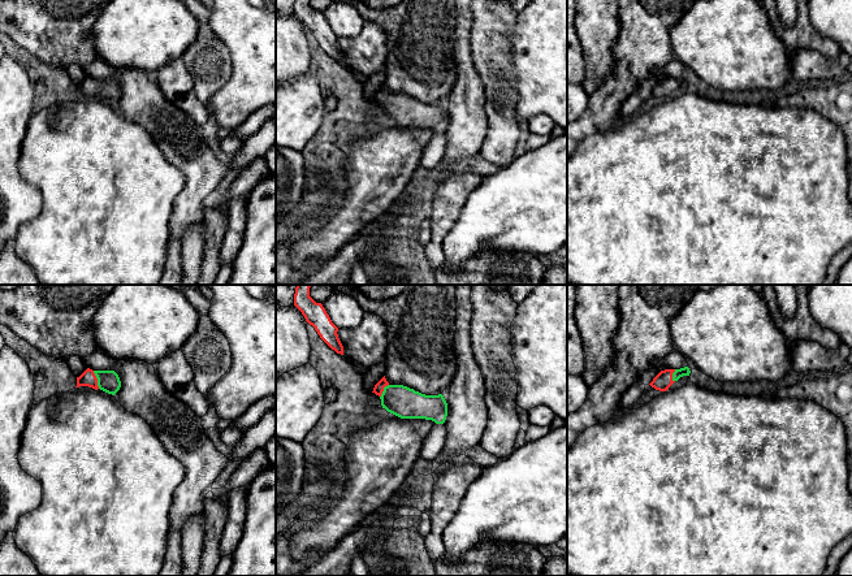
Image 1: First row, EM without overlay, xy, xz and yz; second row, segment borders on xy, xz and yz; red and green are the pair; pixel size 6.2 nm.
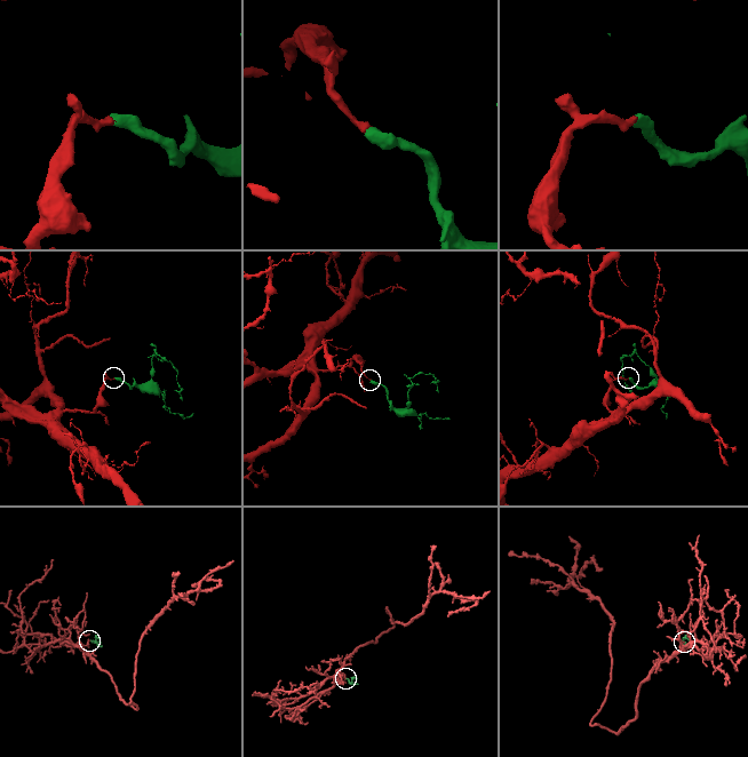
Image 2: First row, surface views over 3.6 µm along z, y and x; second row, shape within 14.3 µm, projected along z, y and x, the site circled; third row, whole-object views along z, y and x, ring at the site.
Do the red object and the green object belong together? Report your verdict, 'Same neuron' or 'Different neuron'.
Same neuron

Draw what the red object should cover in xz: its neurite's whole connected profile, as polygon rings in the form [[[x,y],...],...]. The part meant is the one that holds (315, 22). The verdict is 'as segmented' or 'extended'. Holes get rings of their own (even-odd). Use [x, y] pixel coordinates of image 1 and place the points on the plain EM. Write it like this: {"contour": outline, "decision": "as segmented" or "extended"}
{"contour": [[[295,0],[294,14],[302,21],[306,30],[315,36],[320,47],[337,62],[343,64],[343,55],[338,47],[338,36],[332,31],[321,12],[316,12],[310,0]]], "decision": "as segmented"}

